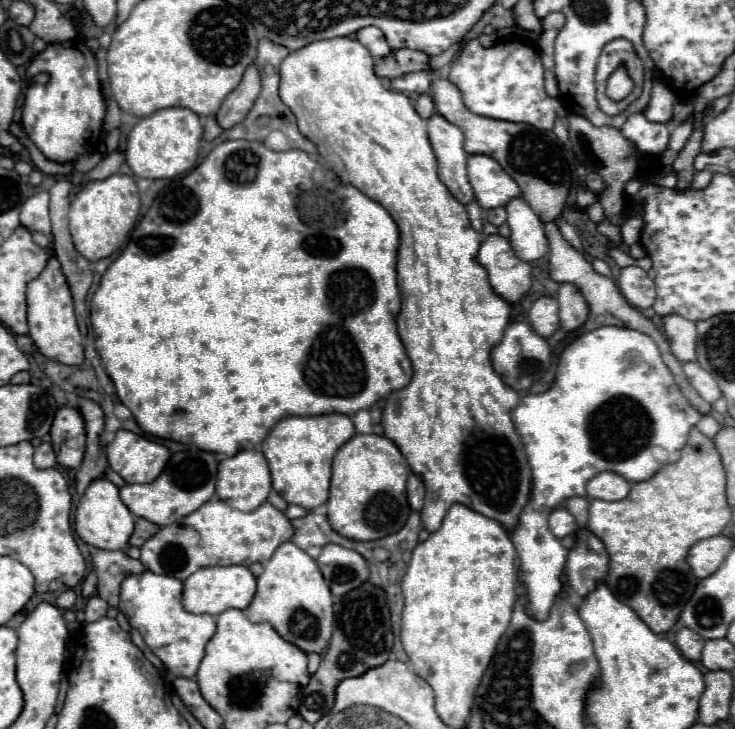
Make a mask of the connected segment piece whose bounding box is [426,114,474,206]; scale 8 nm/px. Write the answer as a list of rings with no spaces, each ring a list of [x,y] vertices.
[[[434,114],[428,120],[428,138],[438,160],[438,178],[450,190],[450,194],[460,204],[470,204],[474,200],[472,186],[466,178],[466,158],[468,154],[462,148],[462,132],[458,126],[450,124],[440,114]]]

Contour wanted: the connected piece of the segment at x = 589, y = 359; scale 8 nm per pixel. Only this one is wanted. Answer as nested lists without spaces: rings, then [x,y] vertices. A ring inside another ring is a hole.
[[[602,326],[578,336],[562,352],[552,388],[544,394],[526,394],[520,400],[512,410],[512,422],[532,468],[532,496],[520,514],[520,524],[512,534],[512,542],[520,558],[518,580],[526,586],[528,612],[534,618],[544,620],[548,616],[552,600],[562,588],[560,576],[564,574],[568,558],[568,550],[548,528],[548,514],[566,498],[584,496],[586,482],[604,470],[612,470],[628,482],[648,480],[656,470],[680,458],[688,432],[700,418],[702,414],[690,406],[662,362],[656,342],[638,330],[618,326]]]

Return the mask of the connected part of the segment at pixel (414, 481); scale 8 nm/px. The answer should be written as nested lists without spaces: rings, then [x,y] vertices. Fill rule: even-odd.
[[[410,474],[408,486],[406,486],[406,494],[408,494],[410,508],[414,512],[420,512],[422,504],[424,504],[424,484],[422,484],[422,480],[416,474]]]

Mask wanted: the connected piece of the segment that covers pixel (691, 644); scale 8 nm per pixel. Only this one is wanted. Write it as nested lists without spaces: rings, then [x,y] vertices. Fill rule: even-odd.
[[[680,628],[678,634],[676,634],[676,646],[680,648],[680,652],[682,652],[688,660],[696,662],[696,660],[700,660],[702,646],[704,646],[704,638],[698,636],[698,634],[694,634],[694,632],[688,630],[688,628]]]

